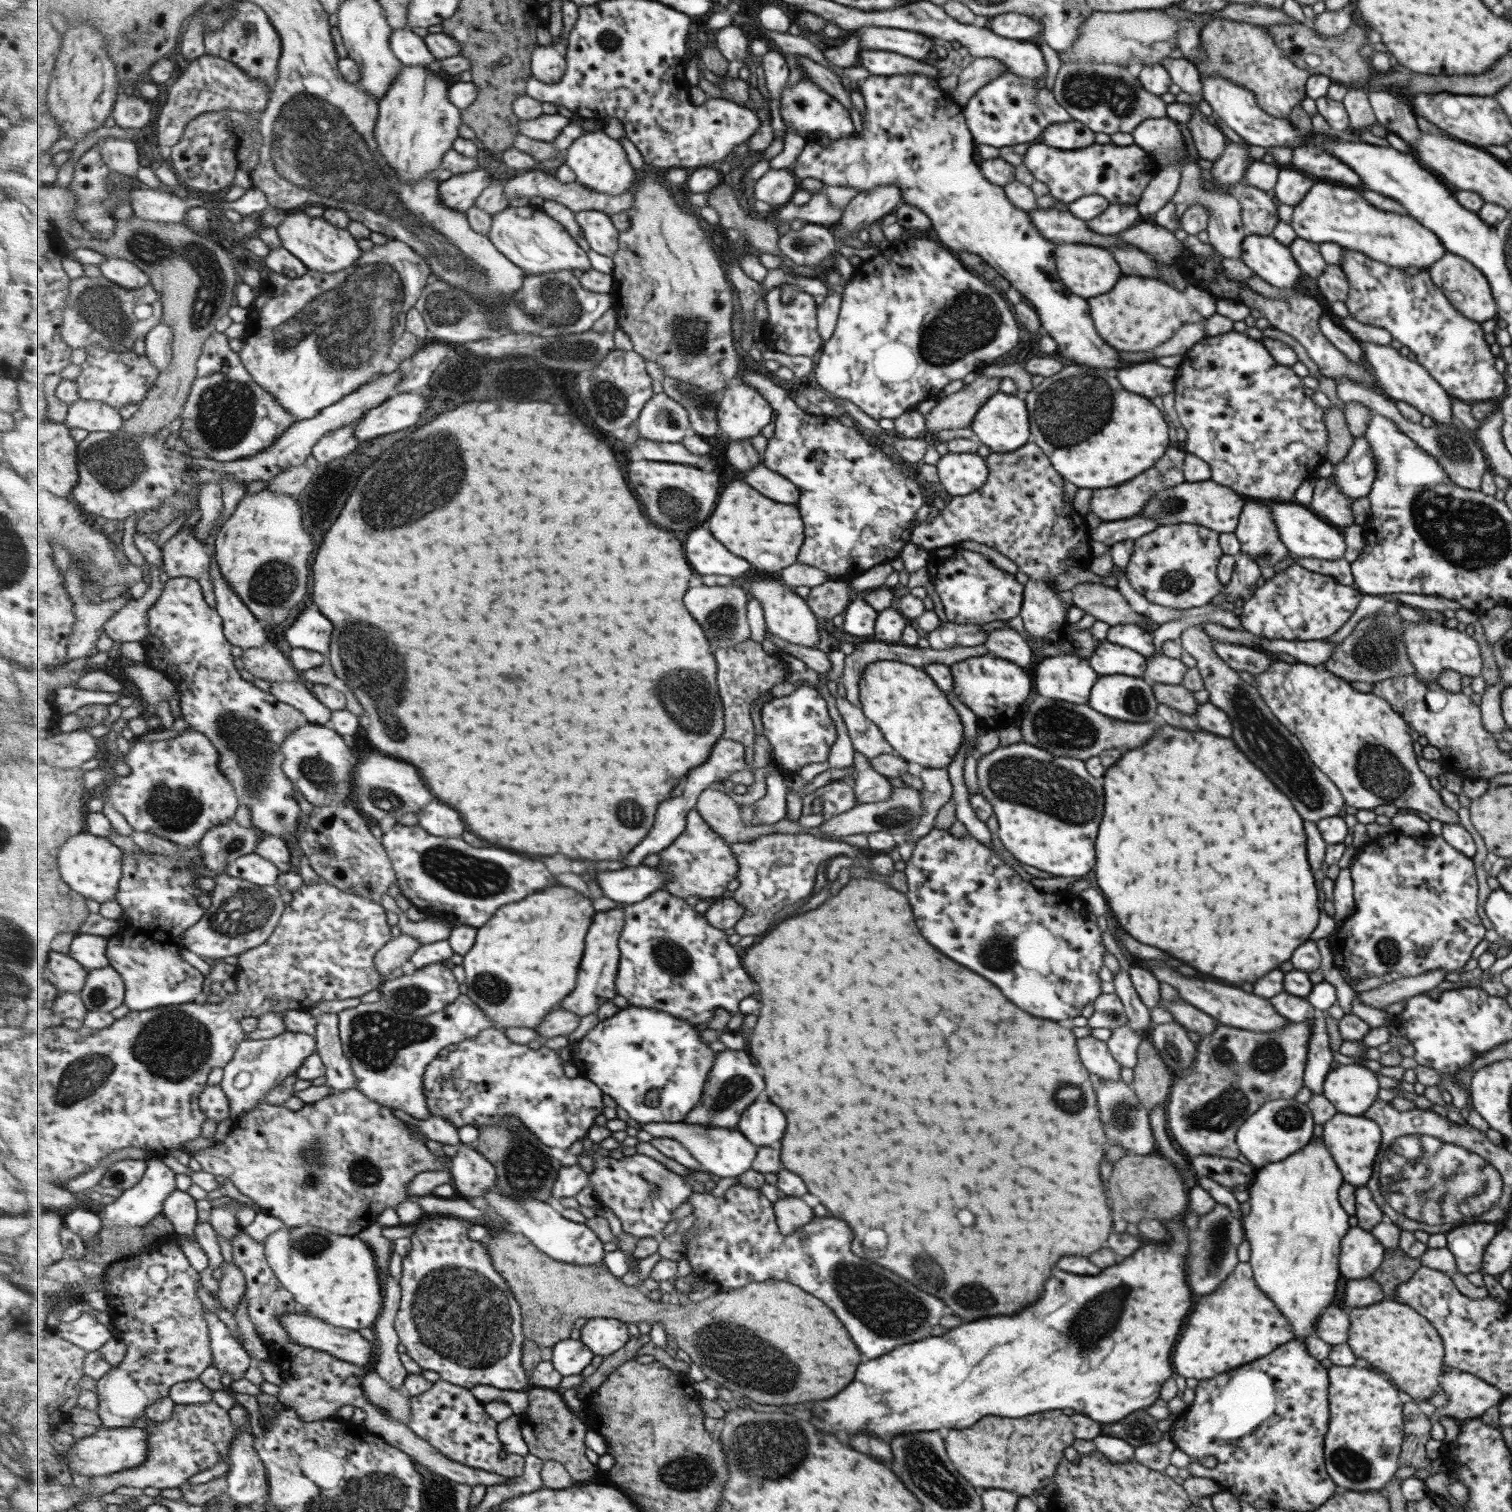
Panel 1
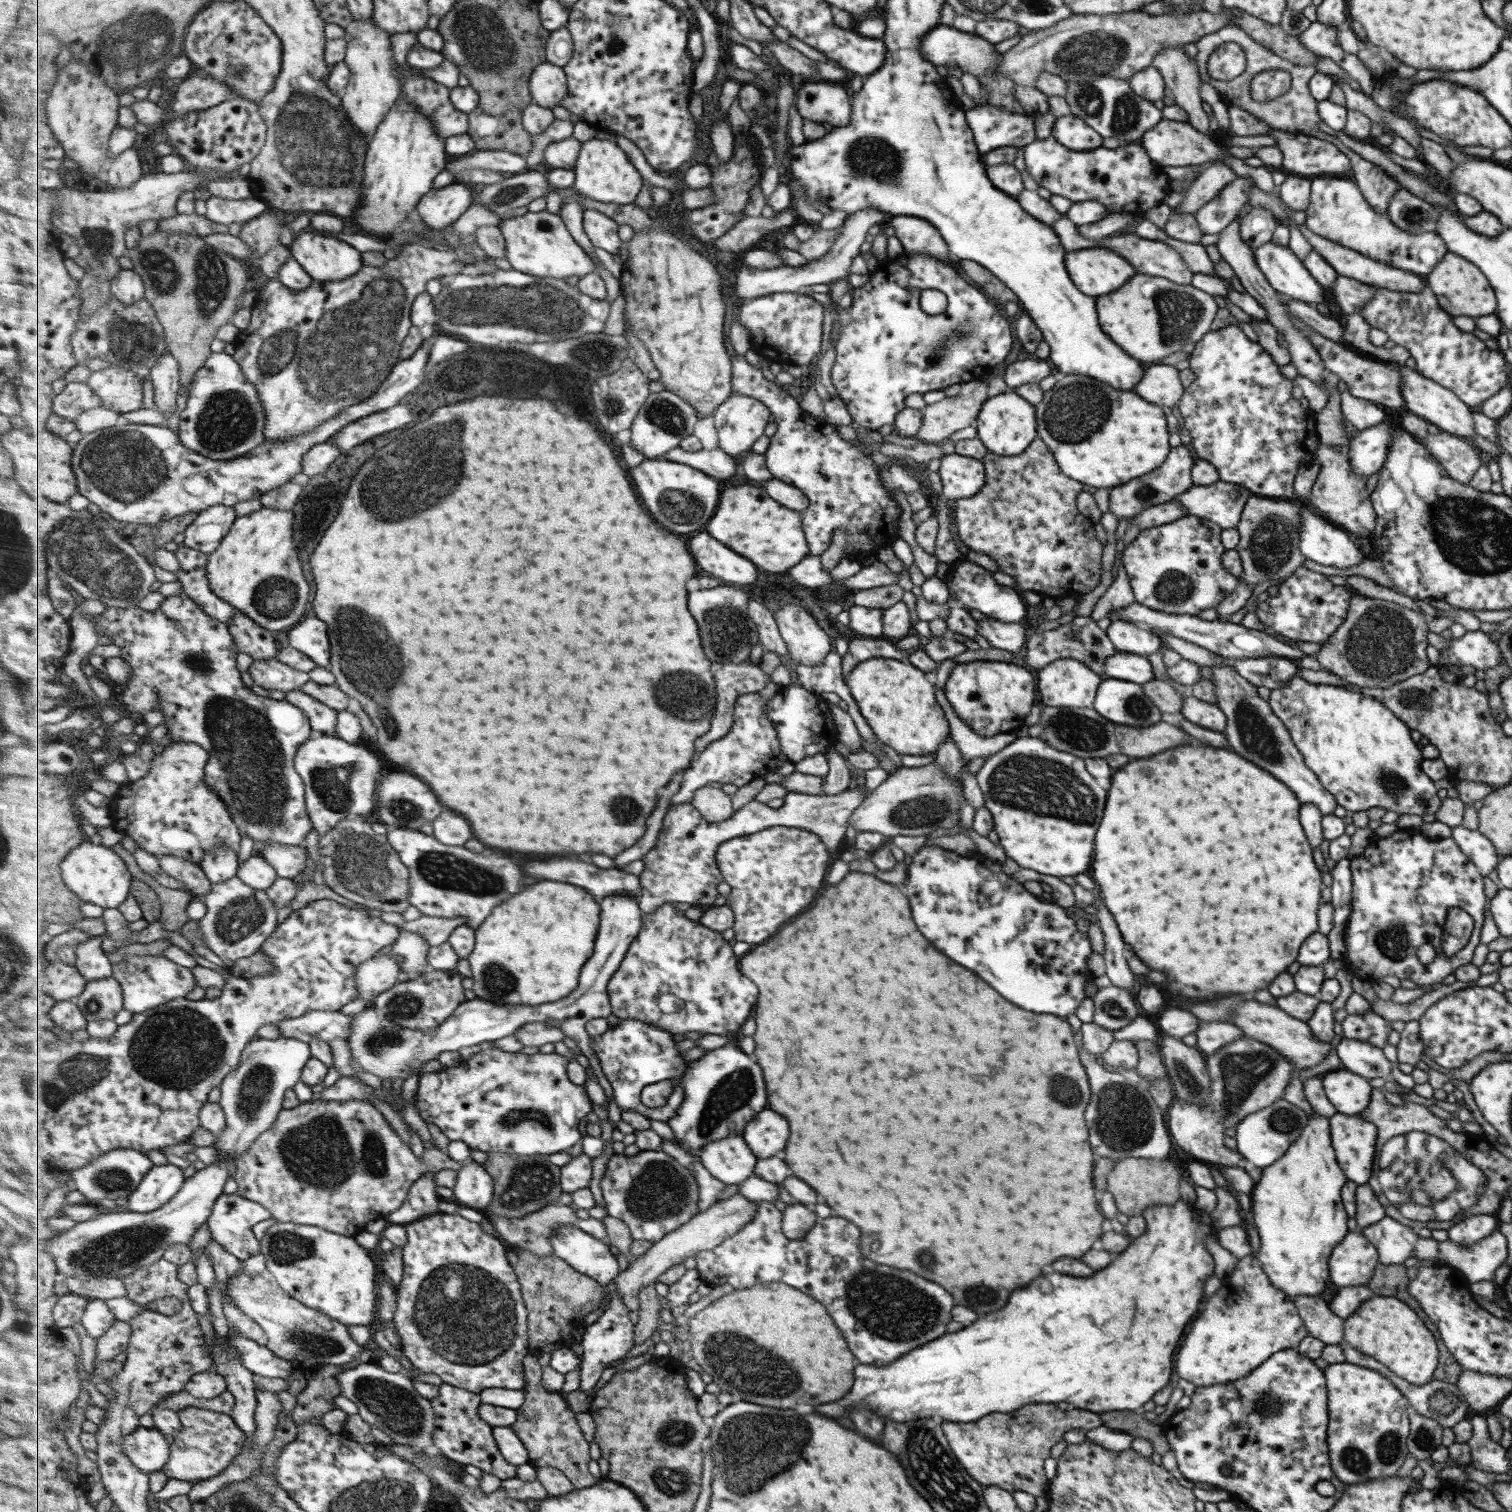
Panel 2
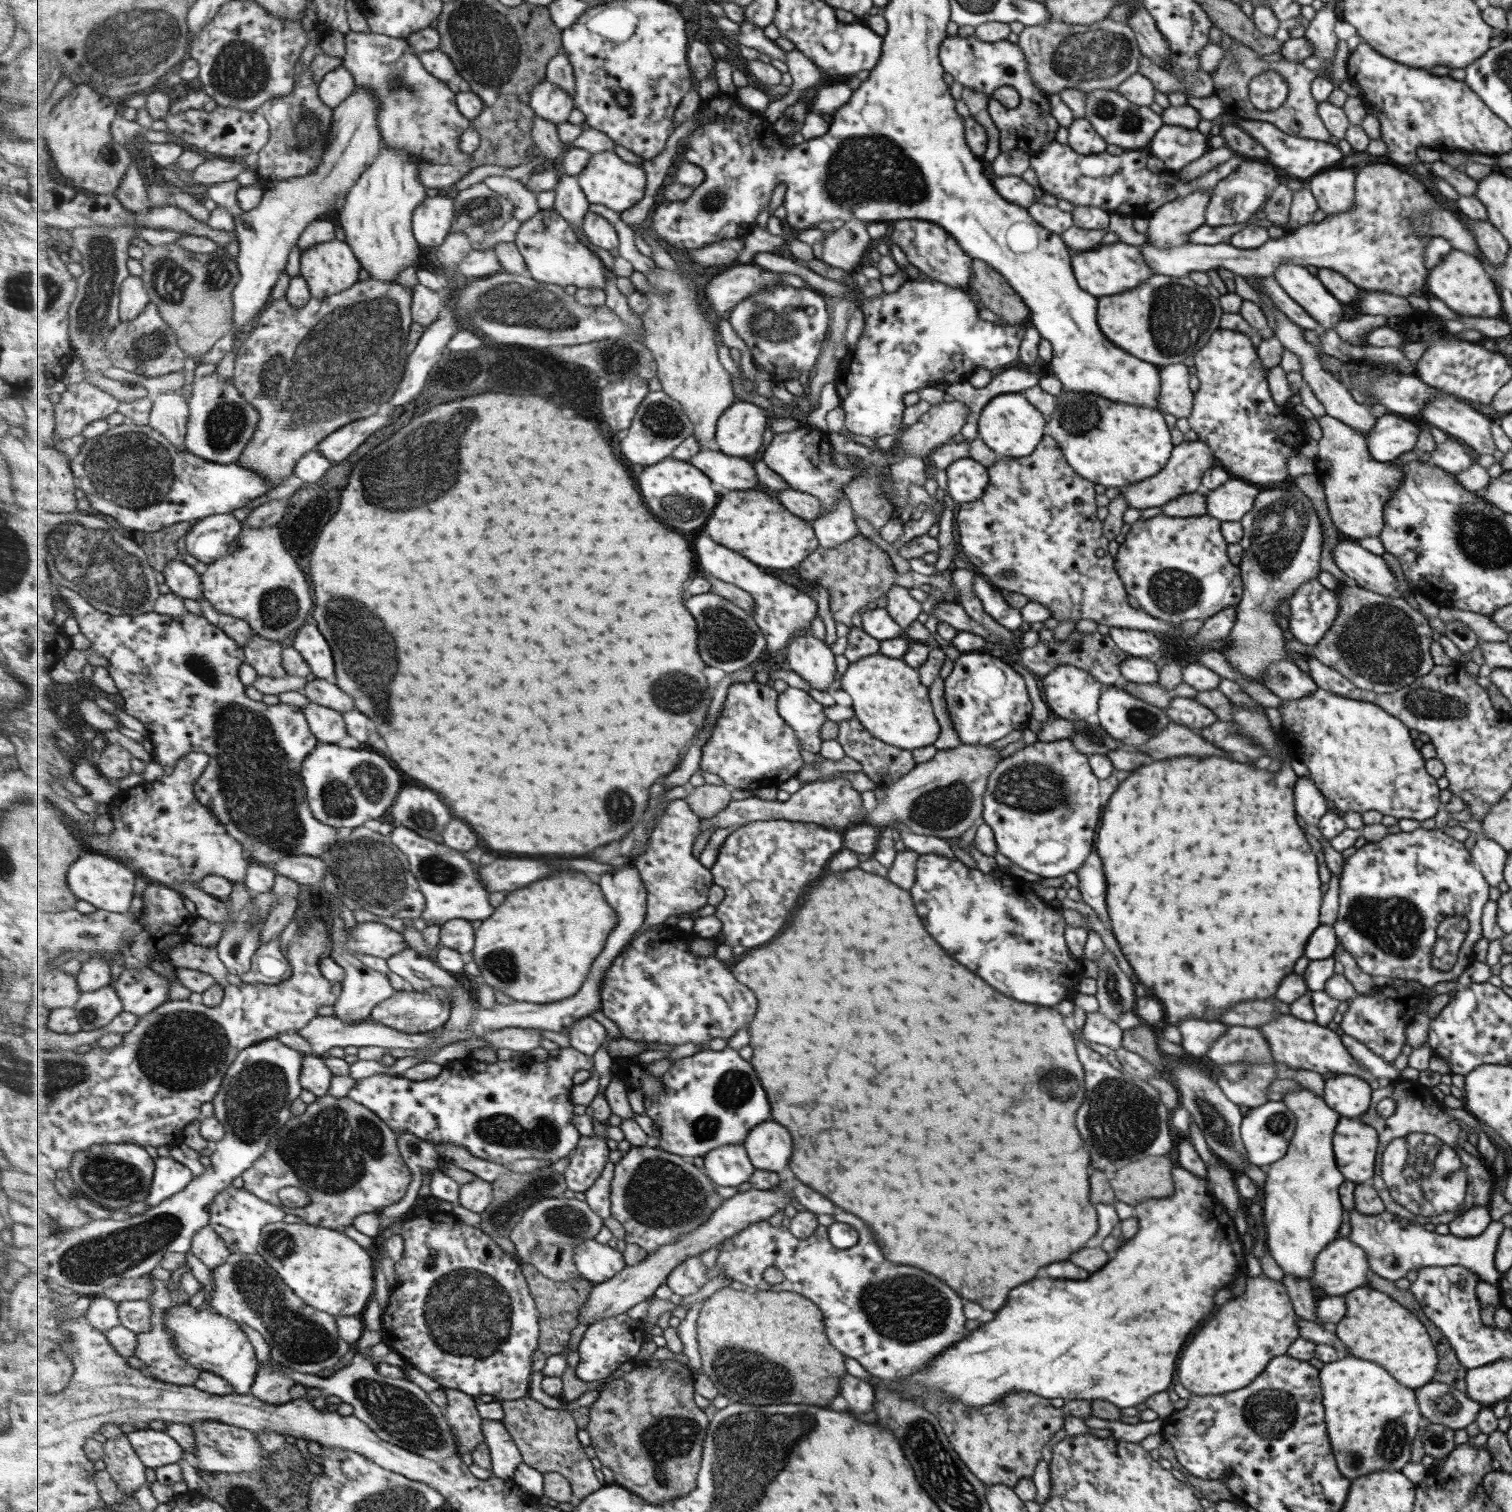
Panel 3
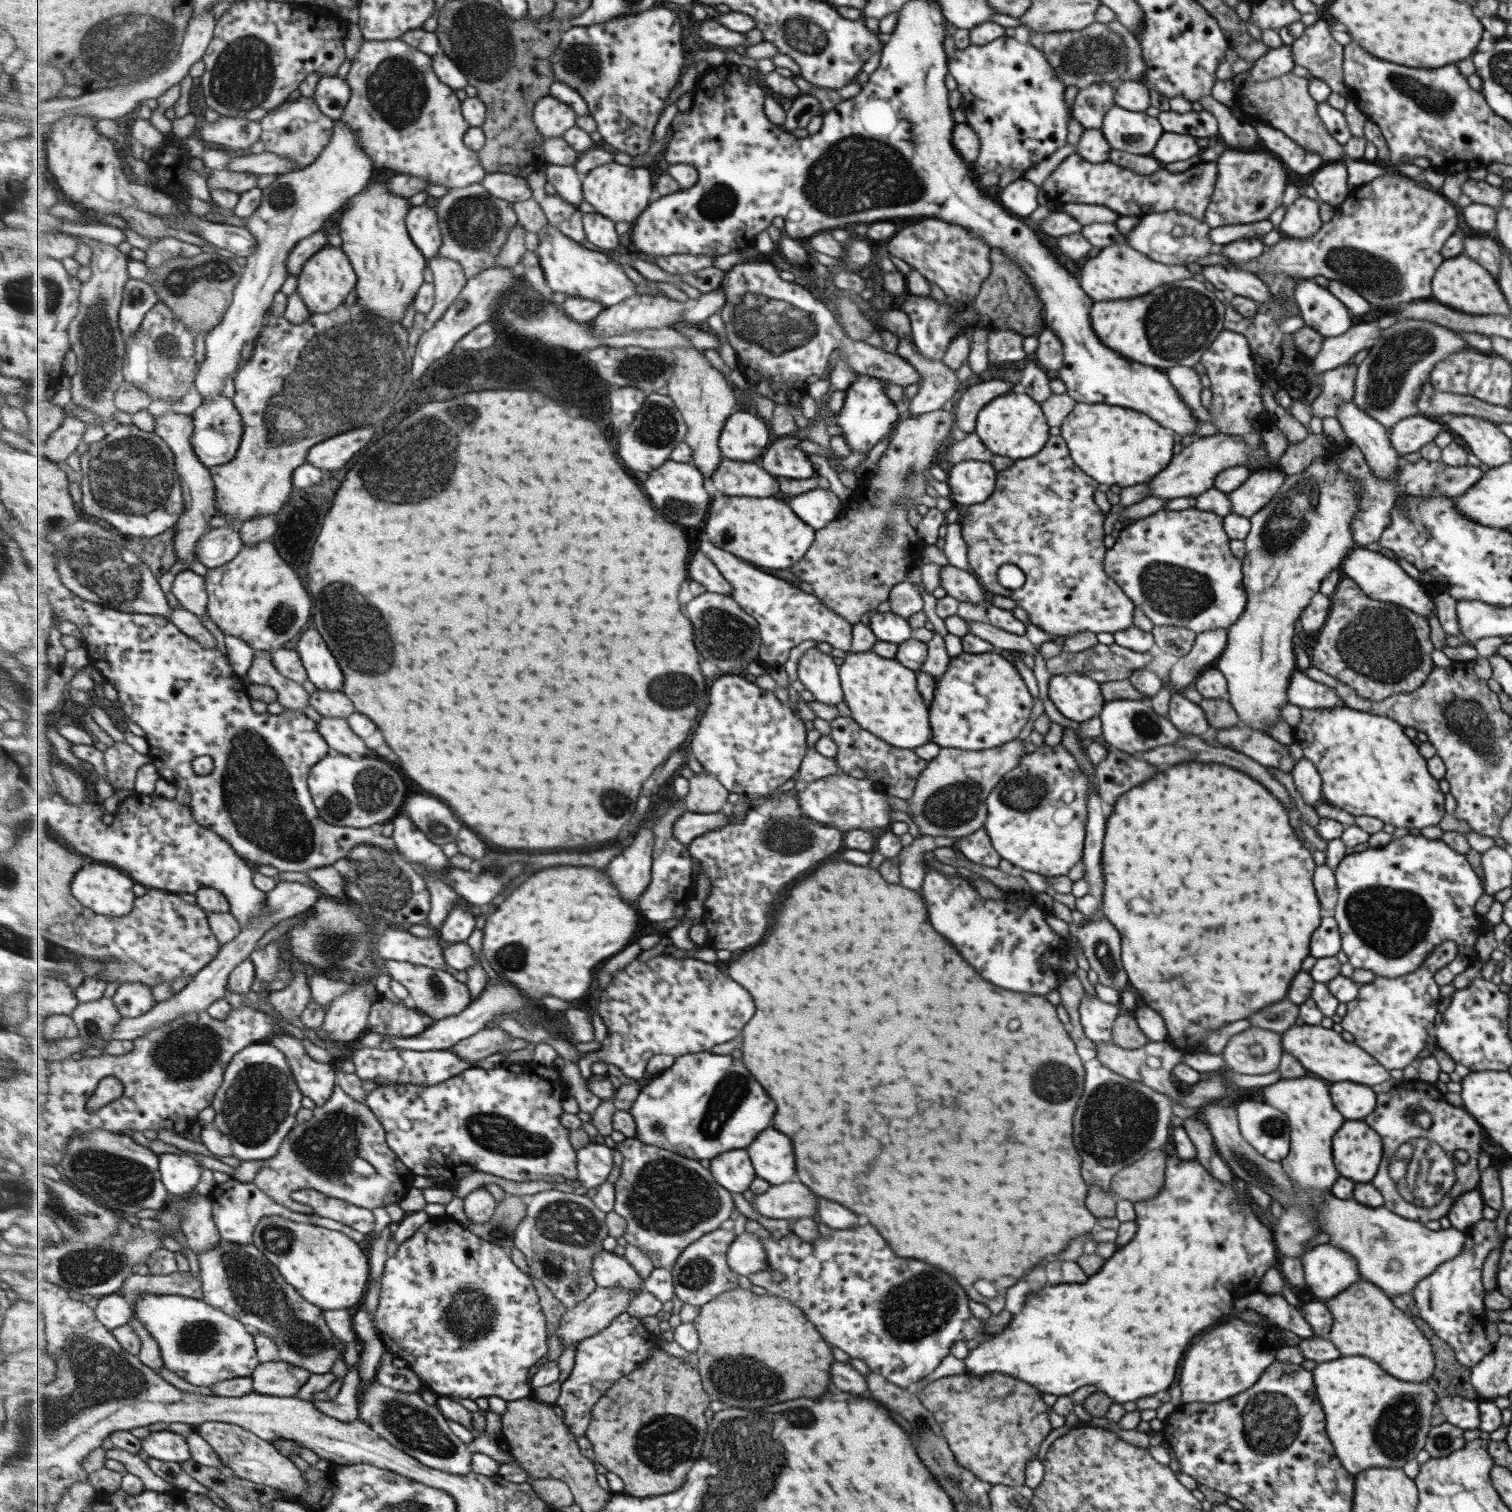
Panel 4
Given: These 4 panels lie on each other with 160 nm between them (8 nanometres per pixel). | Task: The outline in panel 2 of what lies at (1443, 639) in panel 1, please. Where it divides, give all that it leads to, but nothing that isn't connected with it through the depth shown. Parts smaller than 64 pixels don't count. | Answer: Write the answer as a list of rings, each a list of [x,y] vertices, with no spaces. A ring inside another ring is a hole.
[[[1482,631],[1451,638],[1450,644],[1441,648],[1439,654],[1443,665],[1473,666],[1475,670],[1495,668],[1502,659],[1498,644]]]

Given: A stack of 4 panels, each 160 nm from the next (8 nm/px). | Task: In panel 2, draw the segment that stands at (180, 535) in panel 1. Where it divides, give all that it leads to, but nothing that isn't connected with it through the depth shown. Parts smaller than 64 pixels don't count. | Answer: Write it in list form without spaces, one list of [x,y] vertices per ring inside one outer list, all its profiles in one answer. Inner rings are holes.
[[[184,544],[180,545],[175,554],[181,563],[177,578],[182,584],[183,591],[209,616],[221,622],[232,622],[236,615],[236,608],[223,600],[210,585],[207,570],[210,555]]]

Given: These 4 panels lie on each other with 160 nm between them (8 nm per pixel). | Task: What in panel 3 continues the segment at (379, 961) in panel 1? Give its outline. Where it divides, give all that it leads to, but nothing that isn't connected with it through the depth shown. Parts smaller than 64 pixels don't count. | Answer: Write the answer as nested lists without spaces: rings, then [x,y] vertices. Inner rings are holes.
[[[332,905],[329,907],[329,914],[332,916],[331,927],[331,956],[332,960],[335,960],[339,966],[343,966],[346,970],[345,980],[341,983],[341,996],[337,1003],[333,1004],[332,1015],[344,1020],[345,1022],[361,1022],[362,1020],[368,1020],[372,1016],[373,1009],[381,1004],[385,999],[391,998],[395,993],[395,988],[391,986],[387,975],[378,972],[365,966],[359,958],[355,958],[345,948],[346,932],[343,927],[343,920],[339,917],[339,909],[337,906]]]

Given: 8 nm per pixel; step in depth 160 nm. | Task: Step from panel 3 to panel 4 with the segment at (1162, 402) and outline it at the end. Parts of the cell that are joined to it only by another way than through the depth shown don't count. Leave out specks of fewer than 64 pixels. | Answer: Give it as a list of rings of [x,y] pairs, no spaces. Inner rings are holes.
[[[1173,366],[1163,370],[1168,382],[1179,393],[1181,400],[1188,409],[1192,410],[1194,417],[1201,422],[1209,422],[1211,415],[1199,403],[1201,382],[1199,375],[1191,367]]]

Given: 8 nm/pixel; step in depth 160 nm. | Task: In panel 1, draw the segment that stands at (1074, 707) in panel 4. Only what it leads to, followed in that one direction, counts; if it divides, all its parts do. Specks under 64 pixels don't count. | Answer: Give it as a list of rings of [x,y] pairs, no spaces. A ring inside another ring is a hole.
[[[1059,655],[1045,657],[1034,664],[1035,692],[1047,699],[1063,700],[1070,704],[1087,704],[1089,692],[1098,674],[1086,659],[1078,656]]]

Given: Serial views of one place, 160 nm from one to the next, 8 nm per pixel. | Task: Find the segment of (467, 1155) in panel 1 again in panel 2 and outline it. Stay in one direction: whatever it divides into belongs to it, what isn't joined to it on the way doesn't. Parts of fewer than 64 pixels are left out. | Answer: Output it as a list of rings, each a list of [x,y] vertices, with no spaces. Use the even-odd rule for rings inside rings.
[[[471,1159],[461,1164],[457,1174],[457,1185],[452,1188],[455,1201],[461,1206],[485,1211],[494,1200],[494,1179],[484,1165]]]

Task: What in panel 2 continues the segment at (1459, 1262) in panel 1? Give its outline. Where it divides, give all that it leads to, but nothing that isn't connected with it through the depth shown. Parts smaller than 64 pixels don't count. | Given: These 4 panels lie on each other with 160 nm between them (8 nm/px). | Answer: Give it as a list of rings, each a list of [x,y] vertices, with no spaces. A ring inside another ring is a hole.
[[[1494,1214],[1471,1215],[1453,1224],[1446,1231],[1447,1237],[1451,1244],[1467,1247],[1491,1235],[1491,1232],[1498,1228],[1498,1223],[1499,1221]]]

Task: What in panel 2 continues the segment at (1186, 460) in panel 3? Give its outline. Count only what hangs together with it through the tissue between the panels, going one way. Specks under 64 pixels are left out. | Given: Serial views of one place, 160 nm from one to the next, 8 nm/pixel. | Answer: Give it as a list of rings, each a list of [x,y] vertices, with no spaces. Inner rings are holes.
[[[1182,444],[1177,447],[1170,447],[1166,456],[1165,462],[1157,470],[1153,470],[1151,474],[1139,476],[1135,480],[1129,480],[1127,484],[1121,484],[1121,486],[1109,490],[1108,511],[1111,511],[1118,520],[1120,518],[1131,519],[1151,505],[1160,505],[1169,502],[1192,486],[1190,470],[1195,457],[1189,447]]]

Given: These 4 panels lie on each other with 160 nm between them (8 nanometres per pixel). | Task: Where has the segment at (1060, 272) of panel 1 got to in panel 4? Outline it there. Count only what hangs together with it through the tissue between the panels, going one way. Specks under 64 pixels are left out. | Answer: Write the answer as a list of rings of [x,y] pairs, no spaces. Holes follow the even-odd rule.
[[[1120,241],[1103,248],[1095,257],[1085,261],[1079,270],[1078,284],[1081,290],[1095,303],[1101,302],[1101,300],[1135,298],[1135,296],[1147,294],[1149,290],[1153,290],[1157,286],[1192,277],[1185,267],[1166,266],[1155,262]]]

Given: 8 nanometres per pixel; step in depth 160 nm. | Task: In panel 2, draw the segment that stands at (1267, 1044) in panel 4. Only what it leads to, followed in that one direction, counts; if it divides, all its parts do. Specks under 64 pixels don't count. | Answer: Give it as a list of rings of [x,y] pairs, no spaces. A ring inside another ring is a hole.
[[[1199,1021],[1199,1028],[1197,1028],[1196,1045],[1195,1047],[1203,1054],[1211,1054],[1216,1052],[1222,1046],[1225,1046],[1228,1042],[1237,1040],[1244,1034],[1234,1024],[1229,1022],[1205,1022]]]

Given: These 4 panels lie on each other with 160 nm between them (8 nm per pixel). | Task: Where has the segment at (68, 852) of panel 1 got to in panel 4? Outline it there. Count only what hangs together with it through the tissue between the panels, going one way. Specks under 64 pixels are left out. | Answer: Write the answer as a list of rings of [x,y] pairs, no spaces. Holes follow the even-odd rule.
[[[89,861],[73,879],[72,891],[77,900],[90,908],[96,914],[121,918],[127,916],[134,910],[137,896],[134,891],[135,881],[131,876],[119,868],[106,863],[95,863]]]

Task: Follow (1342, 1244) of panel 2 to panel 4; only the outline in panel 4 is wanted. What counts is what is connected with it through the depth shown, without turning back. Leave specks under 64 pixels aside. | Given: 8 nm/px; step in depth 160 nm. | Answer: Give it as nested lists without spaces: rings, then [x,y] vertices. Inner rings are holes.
[[[1321,1244],[1305,1251],[1300,1256],[1305,1287],[1318,1298],[1333,1298],[1349,1284],[1359,1281],[1355,1259],[1346,1252],[1341,1252],[1333,1245]]]

